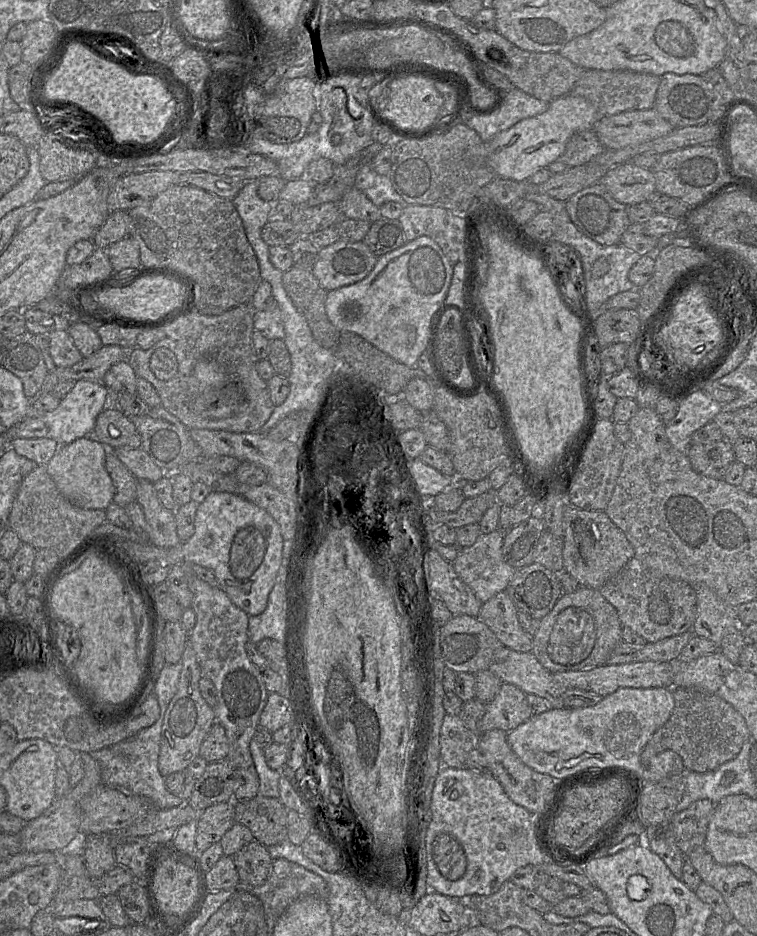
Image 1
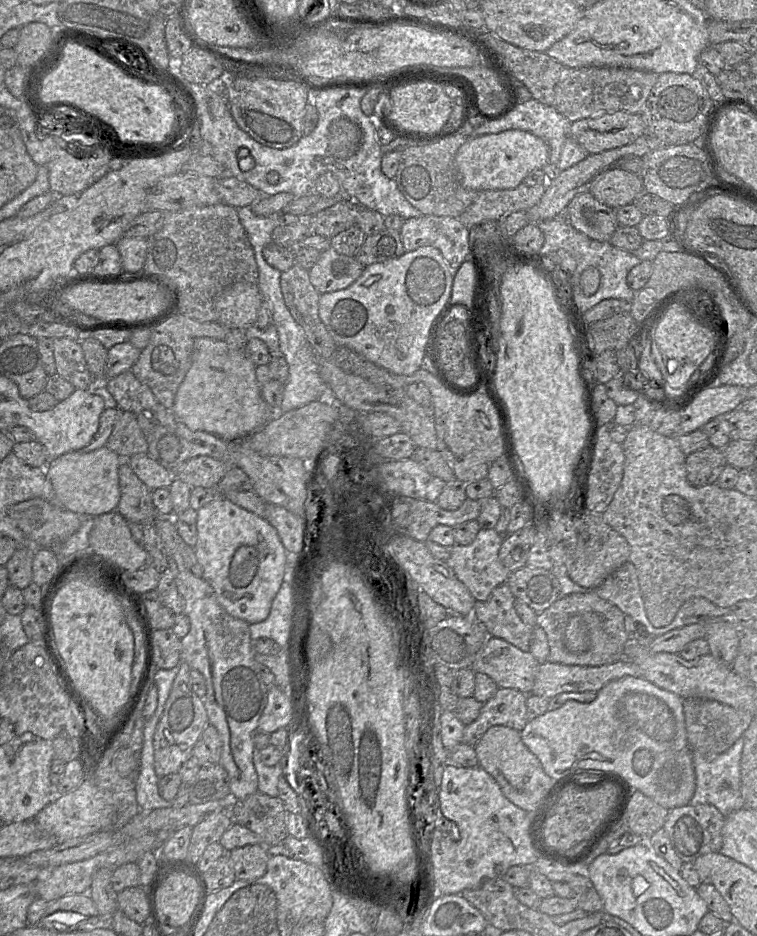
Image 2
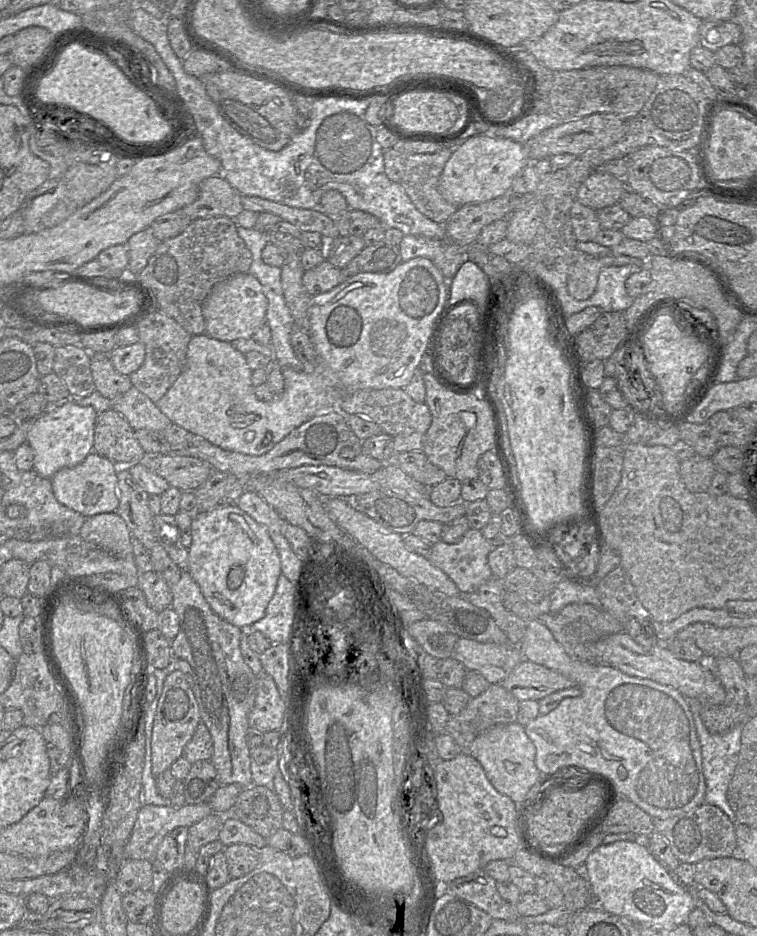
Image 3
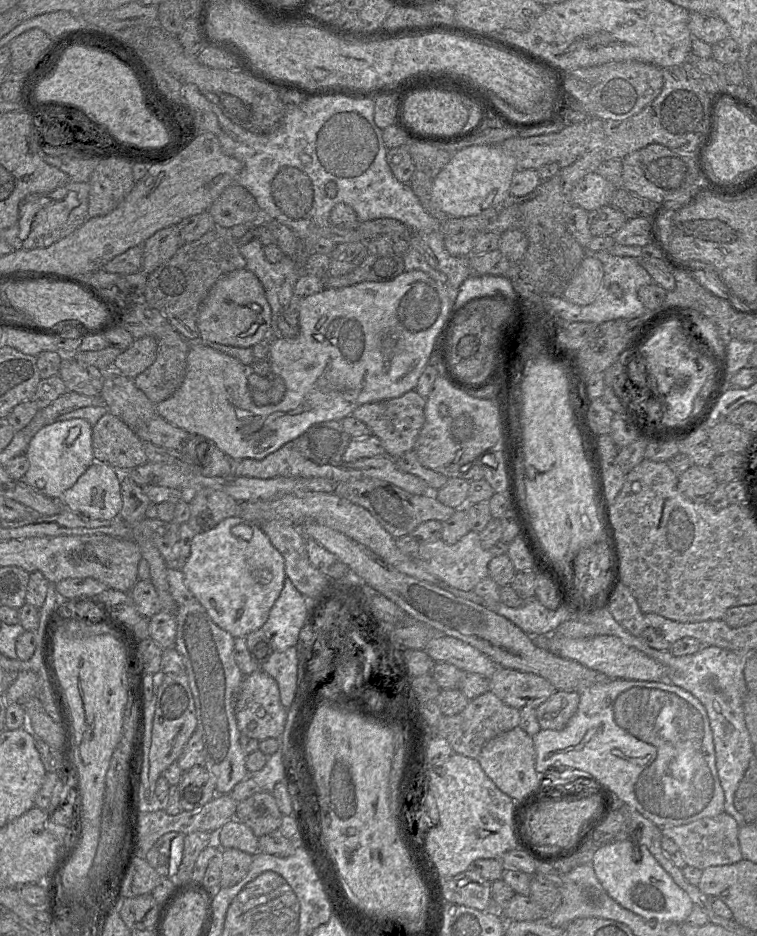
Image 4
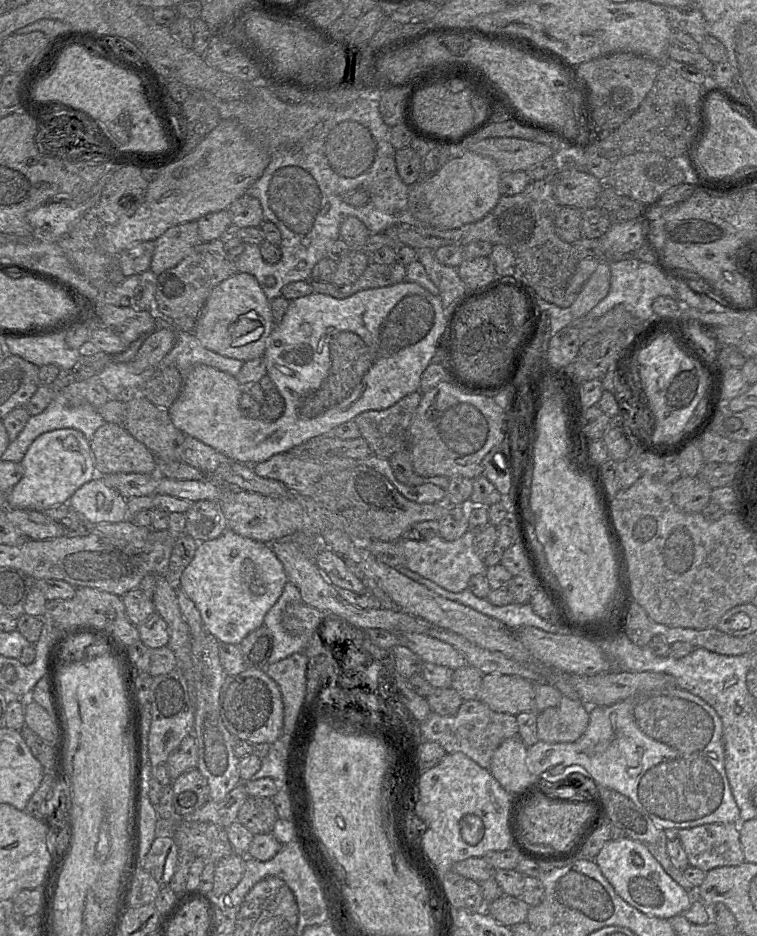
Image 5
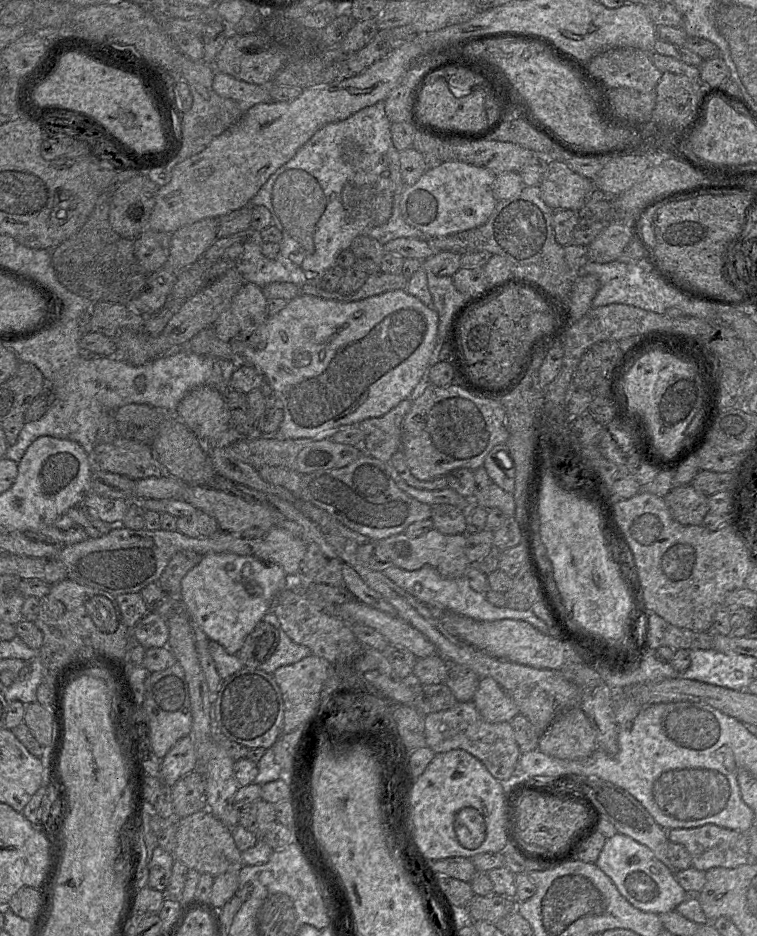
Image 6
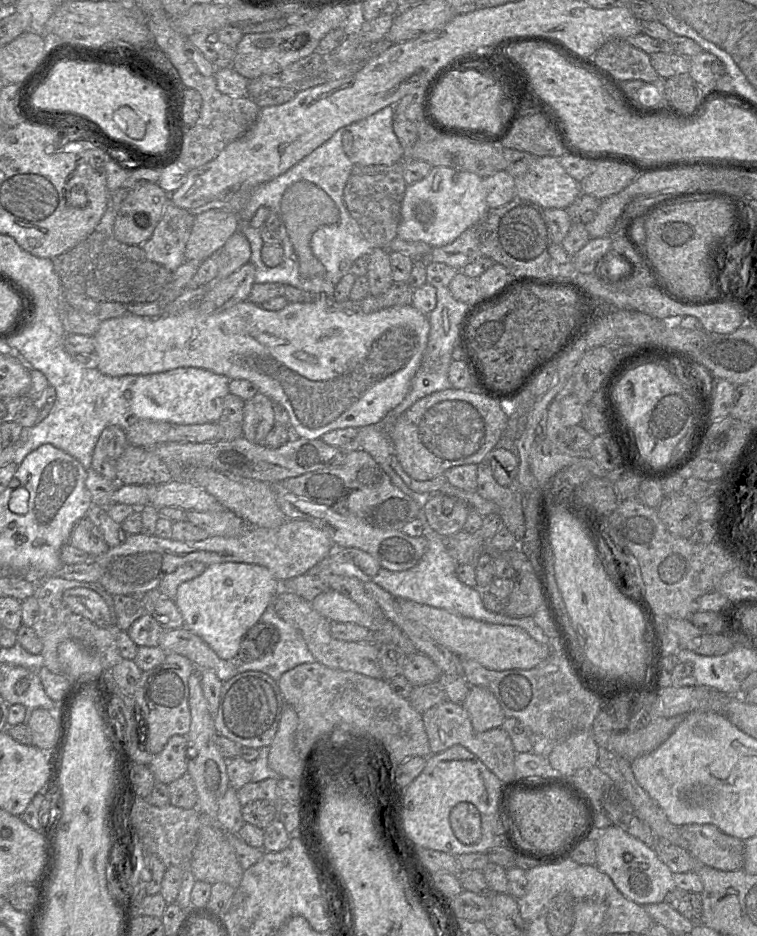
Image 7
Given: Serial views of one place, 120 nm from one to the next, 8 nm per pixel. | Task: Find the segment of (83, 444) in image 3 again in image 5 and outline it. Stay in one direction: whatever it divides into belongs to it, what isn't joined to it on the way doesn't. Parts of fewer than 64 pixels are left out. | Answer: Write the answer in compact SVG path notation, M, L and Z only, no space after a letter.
M73 428L56 429L41 434L32 442L20 463L23 476L3 498L8 508L43 512L47 508L68 503L79 487L98 475L90 441L82 432Z

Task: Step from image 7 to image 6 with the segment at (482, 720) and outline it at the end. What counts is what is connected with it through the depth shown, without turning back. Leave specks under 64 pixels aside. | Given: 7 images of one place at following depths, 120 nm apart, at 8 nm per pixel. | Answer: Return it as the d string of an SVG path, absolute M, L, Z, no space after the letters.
M482 677L472 699L481 717L490 723L510 722L519 709L492 677Z

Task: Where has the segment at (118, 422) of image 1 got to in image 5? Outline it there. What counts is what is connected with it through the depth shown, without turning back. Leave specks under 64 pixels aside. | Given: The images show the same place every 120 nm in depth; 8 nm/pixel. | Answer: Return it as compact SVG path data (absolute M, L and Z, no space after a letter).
M105 422L90 441L98 475L156 473L155 455L122 425Z

